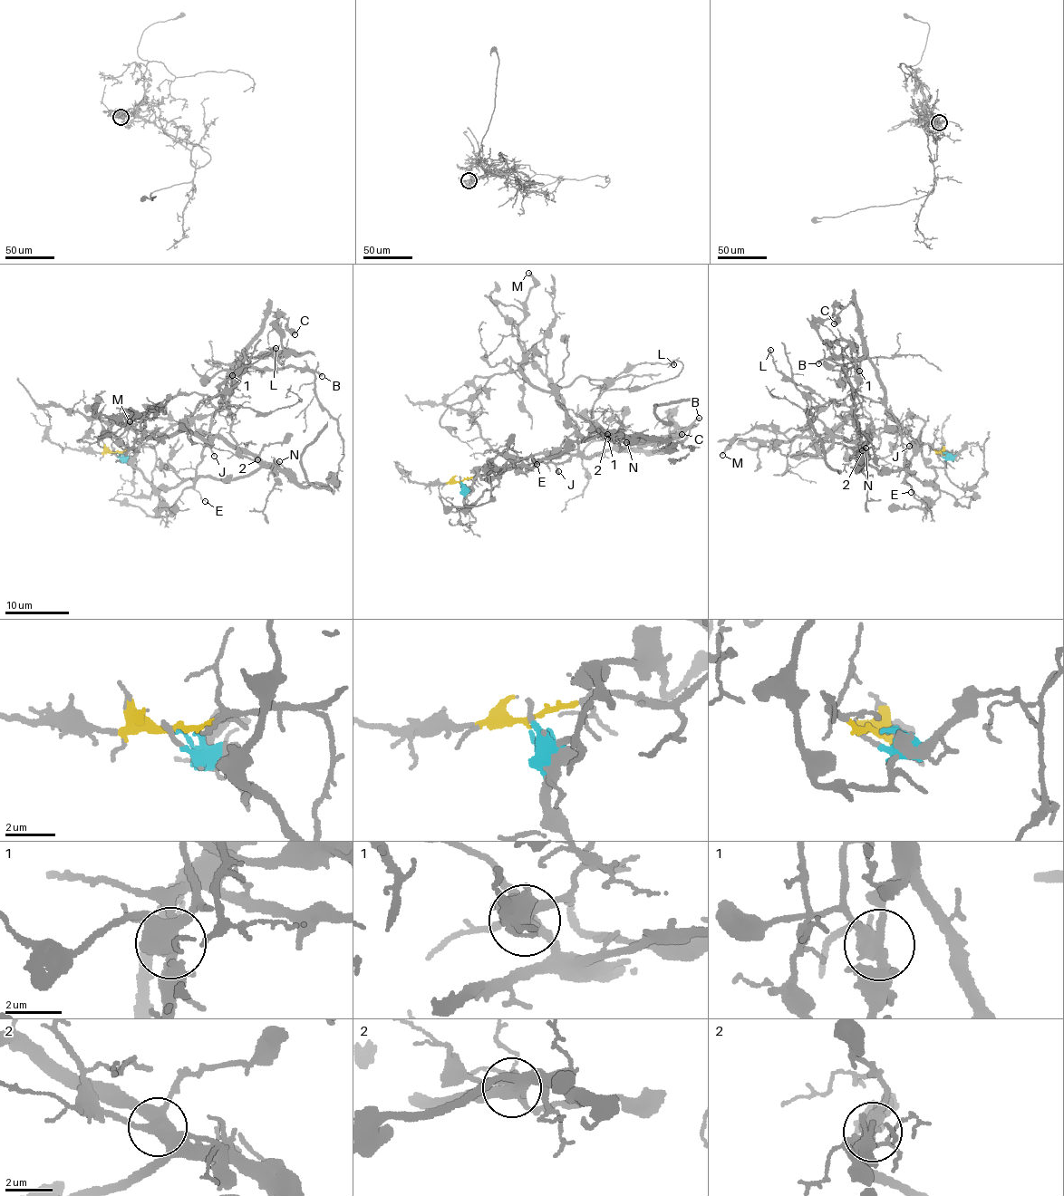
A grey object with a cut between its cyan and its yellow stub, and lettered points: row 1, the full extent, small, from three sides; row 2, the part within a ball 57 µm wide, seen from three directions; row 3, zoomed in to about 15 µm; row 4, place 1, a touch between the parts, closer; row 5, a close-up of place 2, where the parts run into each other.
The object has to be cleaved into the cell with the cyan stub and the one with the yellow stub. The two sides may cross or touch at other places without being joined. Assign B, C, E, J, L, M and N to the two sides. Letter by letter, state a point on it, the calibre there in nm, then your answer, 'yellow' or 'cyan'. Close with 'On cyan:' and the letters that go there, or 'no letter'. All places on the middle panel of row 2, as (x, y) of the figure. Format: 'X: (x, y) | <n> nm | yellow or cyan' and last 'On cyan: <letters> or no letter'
B: (699, 418) | 220 nm | yellow
C: (681, 434) | 400 nm | yellow
E: (536, 464) | 100 nm | yellow
J: (558, 471) | 150 nm | yellow
L: (673, 364) | 240 nm | yellow
M: (528, 273) | 220 nm | cyan
N: (626, 442) | 160 nm | cyan
On cyan: M, N

